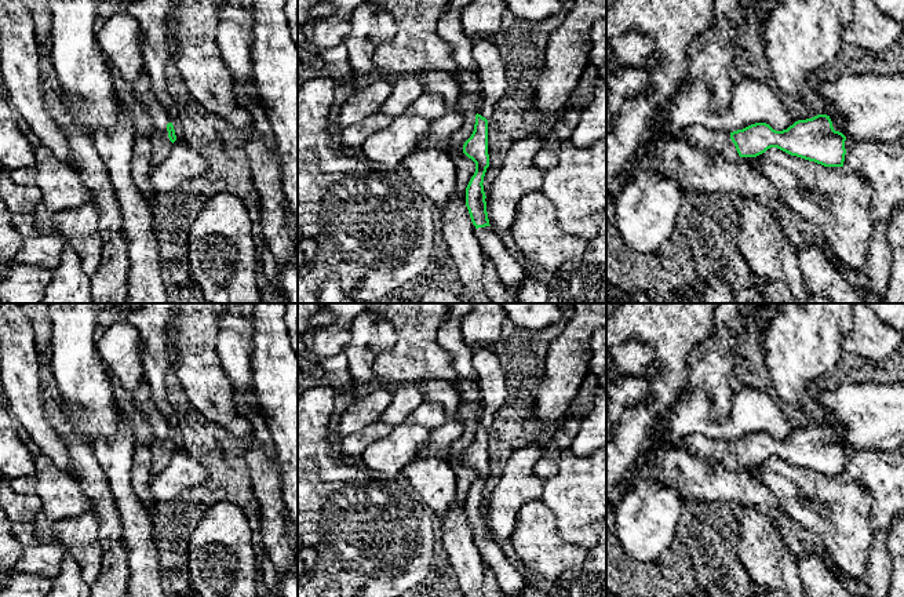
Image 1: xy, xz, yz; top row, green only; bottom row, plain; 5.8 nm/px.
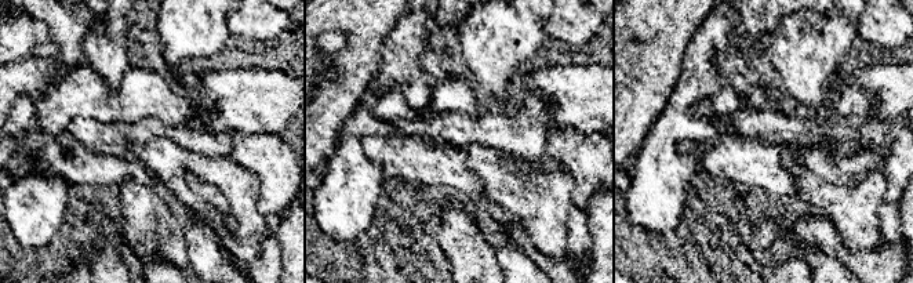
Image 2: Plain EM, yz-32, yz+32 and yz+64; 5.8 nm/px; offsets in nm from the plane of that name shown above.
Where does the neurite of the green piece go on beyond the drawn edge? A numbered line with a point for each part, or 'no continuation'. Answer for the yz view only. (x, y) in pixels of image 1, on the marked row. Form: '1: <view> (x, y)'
1: yz (720, 141)

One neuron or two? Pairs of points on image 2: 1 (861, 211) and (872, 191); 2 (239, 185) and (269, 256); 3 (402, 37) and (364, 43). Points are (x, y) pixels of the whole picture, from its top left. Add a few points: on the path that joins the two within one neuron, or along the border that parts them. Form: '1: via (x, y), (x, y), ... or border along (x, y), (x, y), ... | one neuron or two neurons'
1: via (861, 206), (868, 196) | one neuron
2: border along (269, 228), (261, 253), (247, 264) | two neurons
3: border along (404, 15), (385, 37), (381, 64), (375, 72) | two neurons

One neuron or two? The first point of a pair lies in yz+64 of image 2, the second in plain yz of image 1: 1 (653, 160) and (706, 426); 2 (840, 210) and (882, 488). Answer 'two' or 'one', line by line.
1: two
2: two

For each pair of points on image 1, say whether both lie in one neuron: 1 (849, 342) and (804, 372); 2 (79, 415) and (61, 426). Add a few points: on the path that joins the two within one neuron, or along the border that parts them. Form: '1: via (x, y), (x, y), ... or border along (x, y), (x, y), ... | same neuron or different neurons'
1: border along (853, 317), (853, 326), (842, 338), (844, 352) | different neurons
2: border along (57, 395), (64, 415), (88, 443) | different neurons

